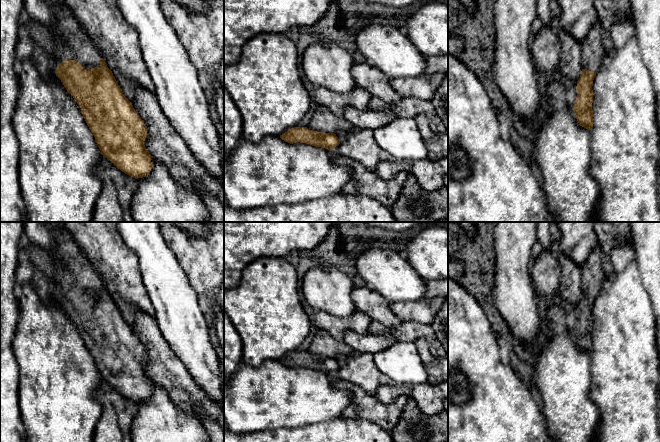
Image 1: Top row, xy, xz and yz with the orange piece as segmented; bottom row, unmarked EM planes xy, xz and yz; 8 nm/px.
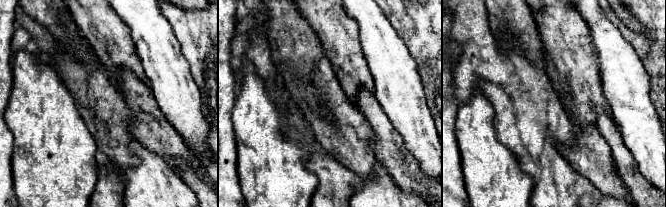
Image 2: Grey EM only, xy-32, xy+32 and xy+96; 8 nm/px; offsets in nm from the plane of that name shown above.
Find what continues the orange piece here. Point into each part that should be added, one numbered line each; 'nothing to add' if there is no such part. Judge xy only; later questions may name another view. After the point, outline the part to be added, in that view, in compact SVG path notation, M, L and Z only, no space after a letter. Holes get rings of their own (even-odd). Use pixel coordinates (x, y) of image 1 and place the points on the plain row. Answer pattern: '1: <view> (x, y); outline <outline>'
1: xy (72, 266); outline M67 229L56 232L55 247L56 249L50 253L55 265L55 274L51 277L53 292L56 294L57 290L64 284L75 284L87 294L99 291L102 282L100 275L87 258L83 248Z

